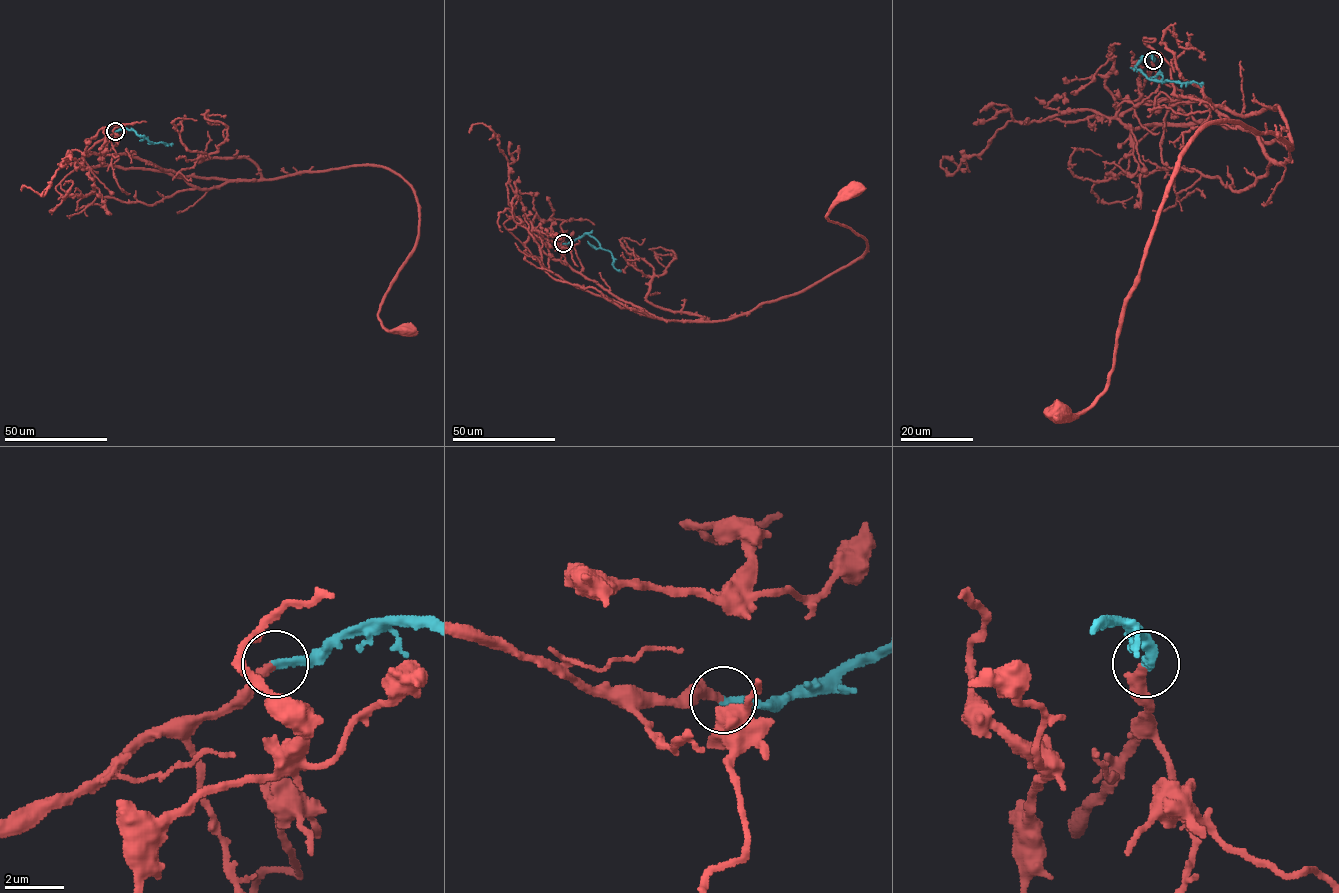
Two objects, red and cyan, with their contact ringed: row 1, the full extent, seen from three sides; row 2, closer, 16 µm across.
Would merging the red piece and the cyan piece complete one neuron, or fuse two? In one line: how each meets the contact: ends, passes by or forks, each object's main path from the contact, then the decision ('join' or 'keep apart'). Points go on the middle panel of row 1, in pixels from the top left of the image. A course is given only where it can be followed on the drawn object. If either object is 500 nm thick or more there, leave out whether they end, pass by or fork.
red ends; cyan ends; course red (563, 243), (534, 239), (626, 307), (725, 320), (867, 250), (826, 217), (851, 187); course cyan (563, 243), (588, 234), (601, 247), (608, 250), (613, 266), (621, 271); join

